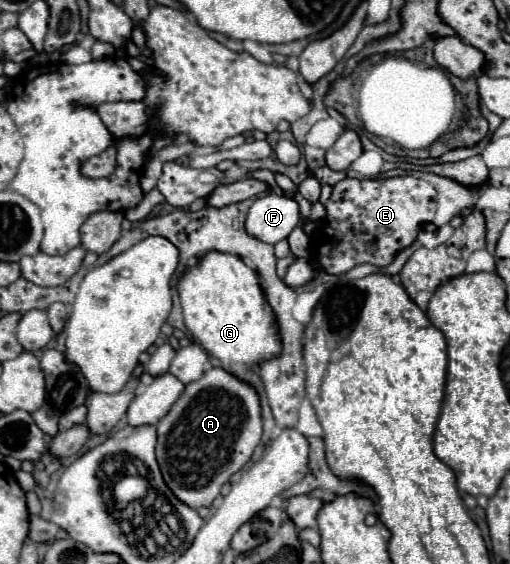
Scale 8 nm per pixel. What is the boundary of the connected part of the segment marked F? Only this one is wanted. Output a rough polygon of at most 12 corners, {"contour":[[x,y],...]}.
{"contour":[[276,193],[254,199],[248,235],[270,245],[300,223],[298,203]]}

